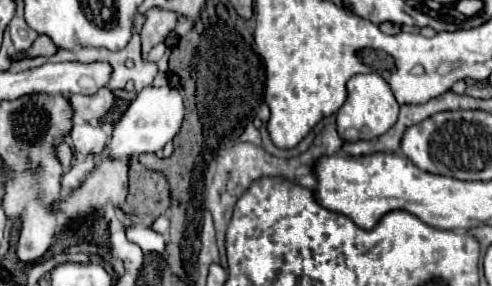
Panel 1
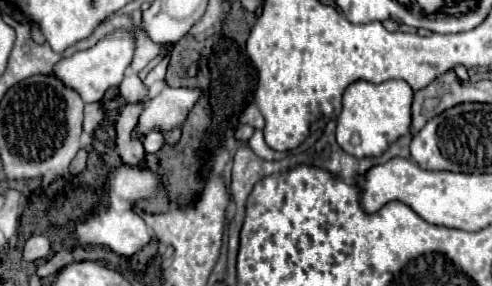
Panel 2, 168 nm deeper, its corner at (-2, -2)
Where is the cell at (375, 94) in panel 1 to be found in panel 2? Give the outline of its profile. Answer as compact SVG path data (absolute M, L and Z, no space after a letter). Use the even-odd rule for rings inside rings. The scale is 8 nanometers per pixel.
M388 80L382 84L354 82L346 88L342 100L342 112L338 116L336 140L344 152L366 158L384 154L398 138L410 132L412 126L412 88L404 80Z

